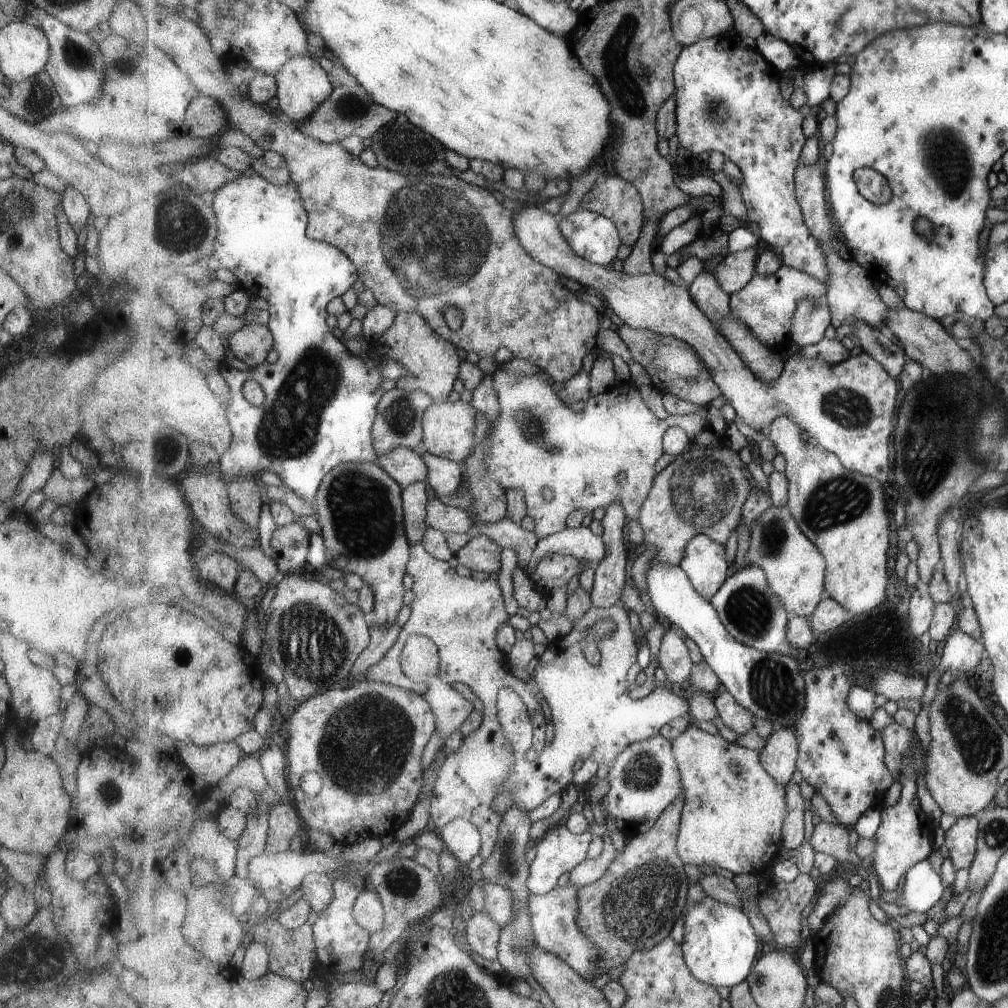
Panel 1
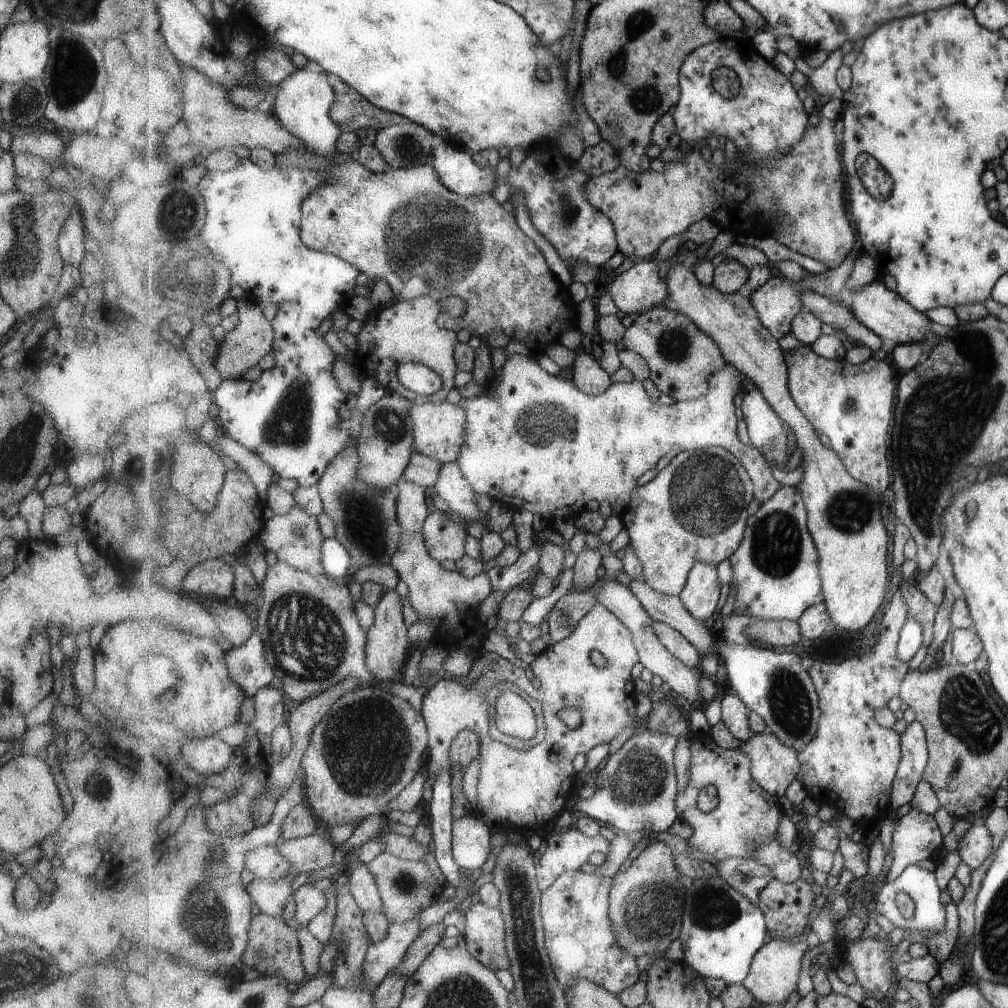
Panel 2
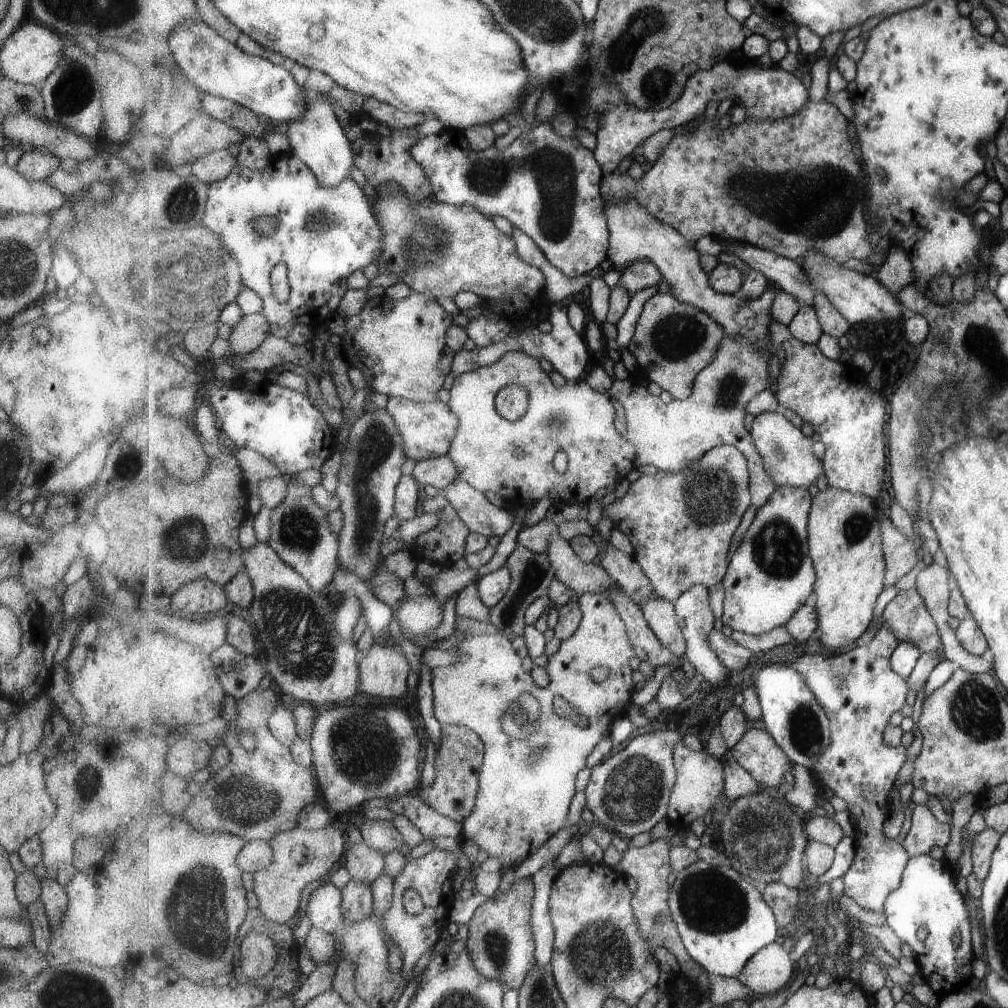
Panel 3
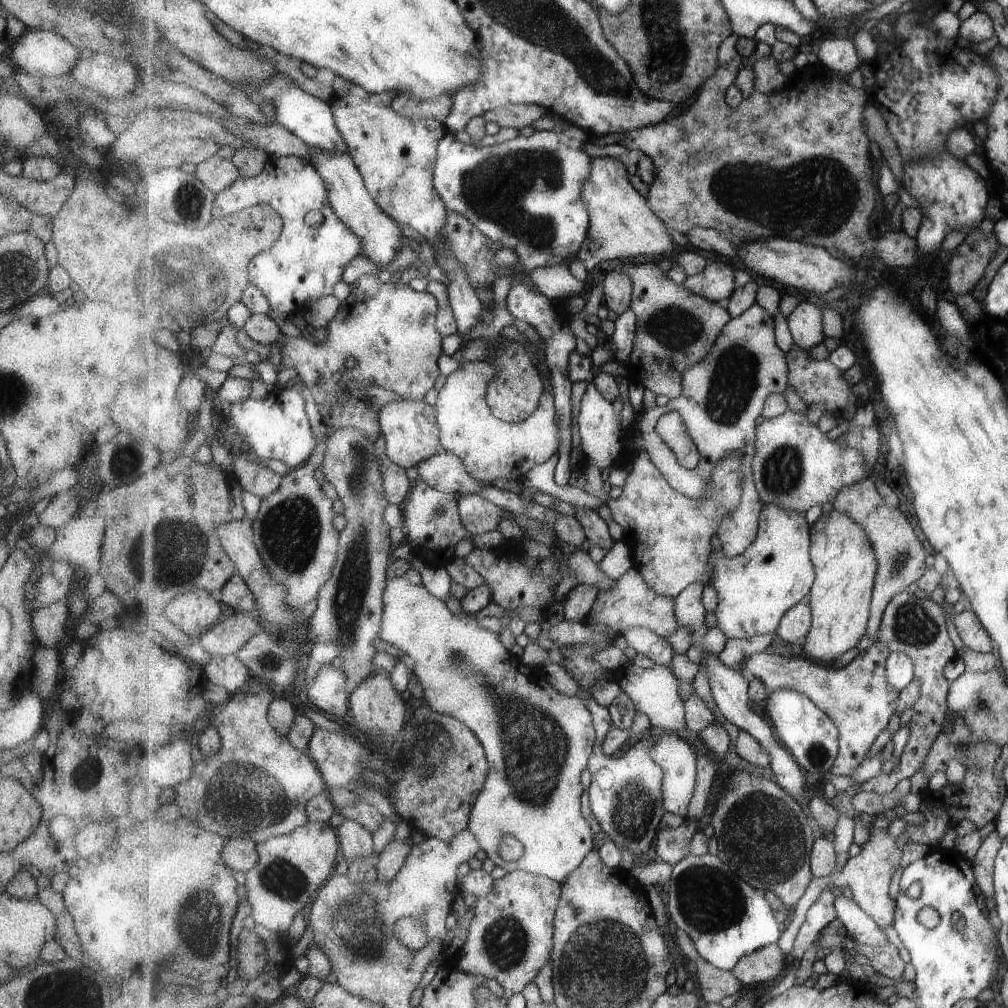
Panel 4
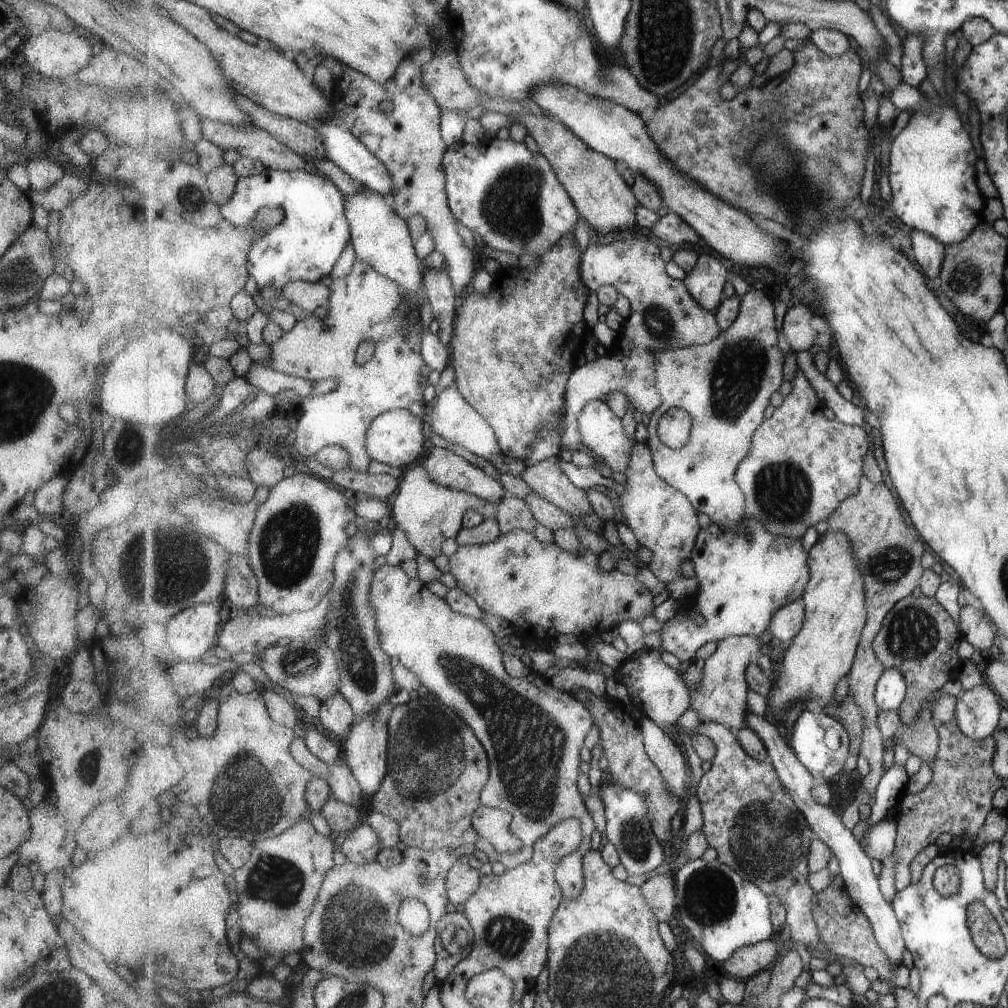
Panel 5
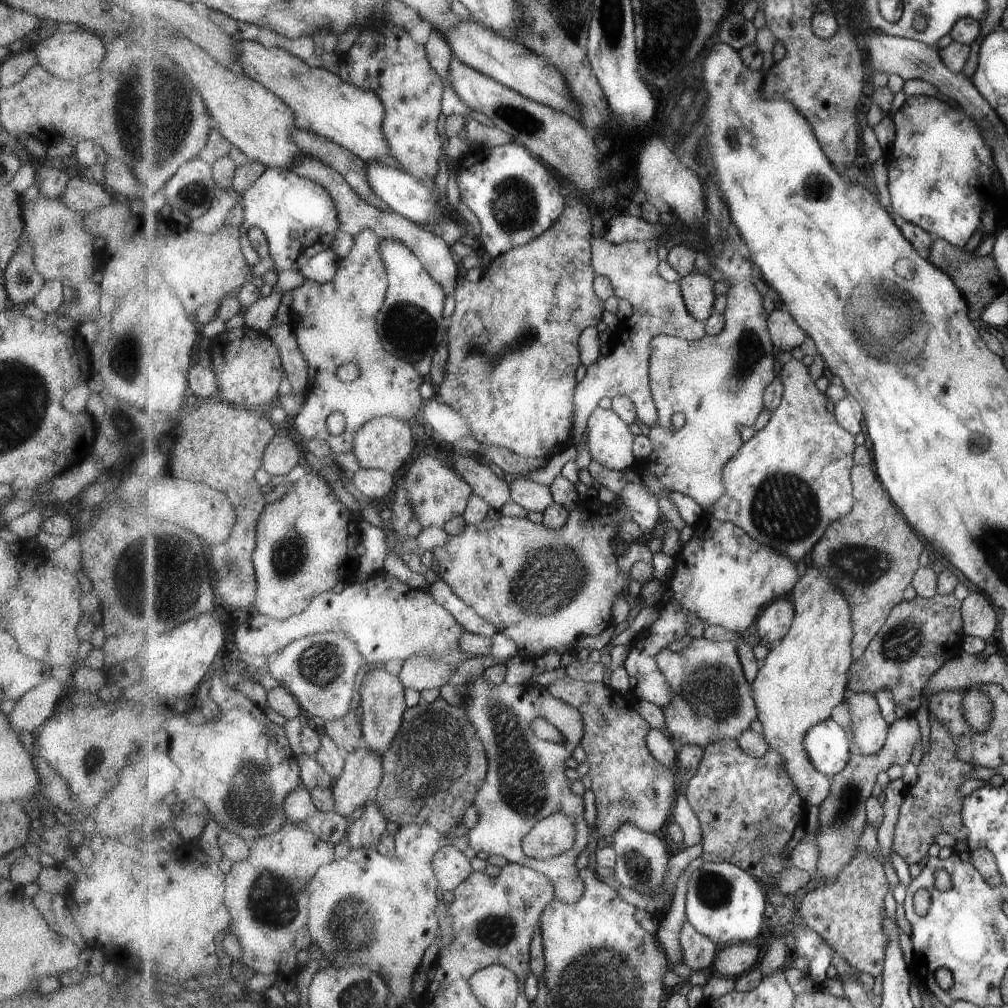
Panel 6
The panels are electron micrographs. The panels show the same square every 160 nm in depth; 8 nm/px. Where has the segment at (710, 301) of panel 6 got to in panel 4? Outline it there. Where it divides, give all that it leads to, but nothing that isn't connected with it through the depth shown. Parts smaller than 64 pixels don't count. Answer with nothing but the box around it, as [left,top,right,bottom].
[682,260,737,303]

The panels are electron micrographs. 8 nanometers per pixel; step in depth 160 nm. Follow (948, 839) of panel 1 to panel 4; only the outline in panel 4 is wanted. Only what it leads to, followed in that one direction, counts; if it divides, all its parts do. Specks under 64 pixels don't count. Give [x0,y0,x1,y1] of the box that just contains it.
[972,829,1002,898]

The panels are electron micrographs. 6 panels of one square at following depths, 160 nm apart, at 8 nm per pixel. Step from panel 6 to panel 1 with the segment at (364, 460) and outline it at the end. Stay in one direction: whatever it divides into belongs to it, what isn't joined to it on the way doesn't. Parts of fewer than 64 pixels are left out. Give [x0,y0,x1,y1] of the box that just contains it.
[423,401,478,463]

